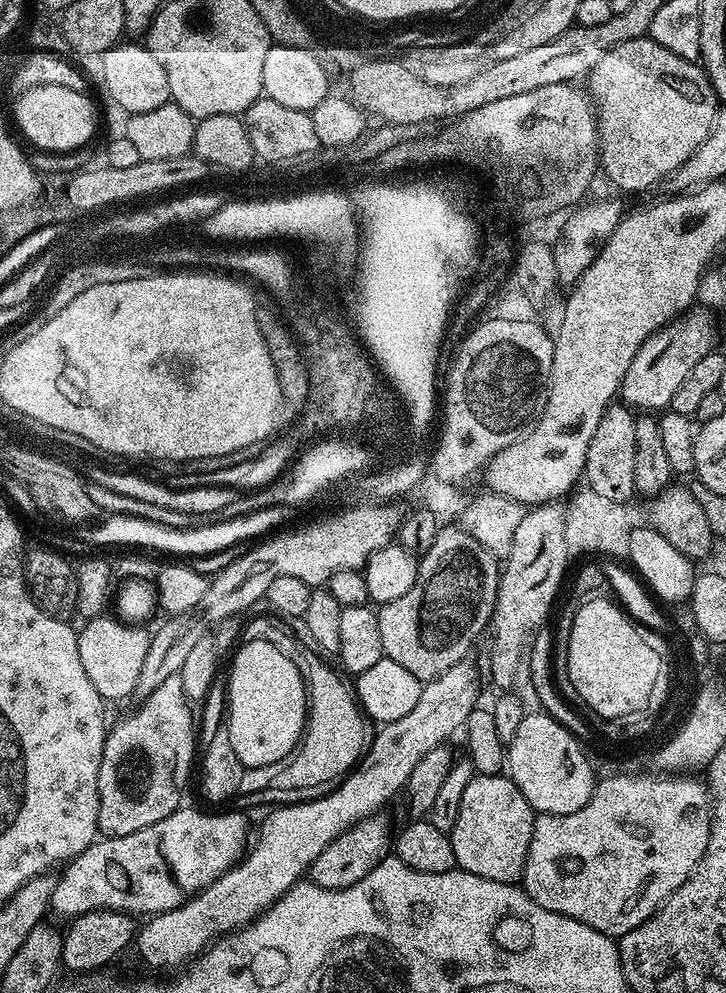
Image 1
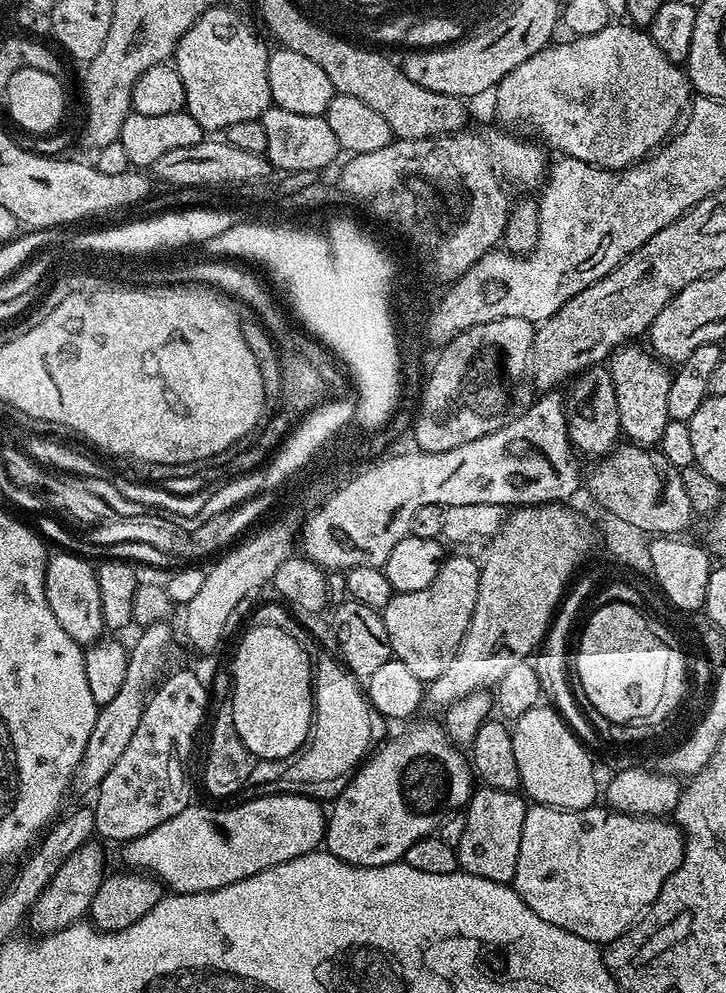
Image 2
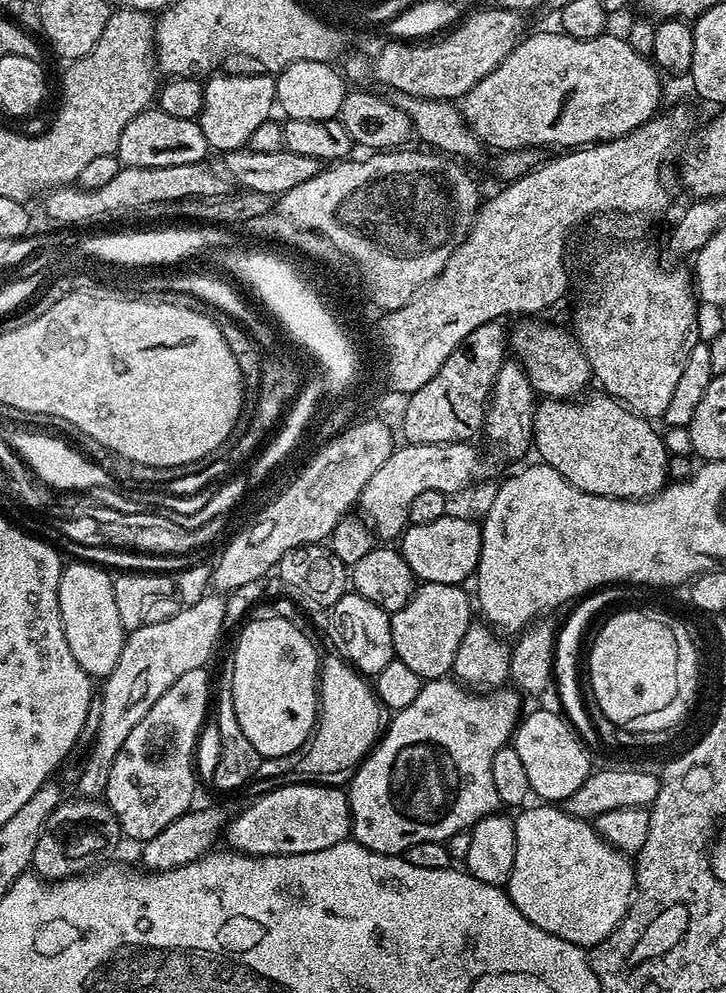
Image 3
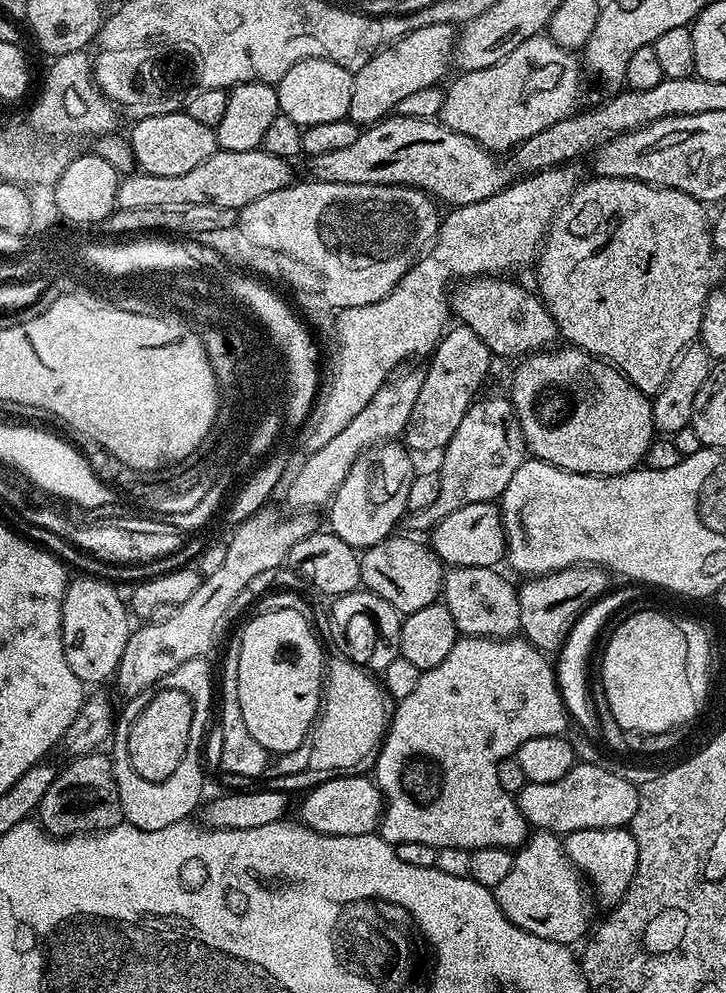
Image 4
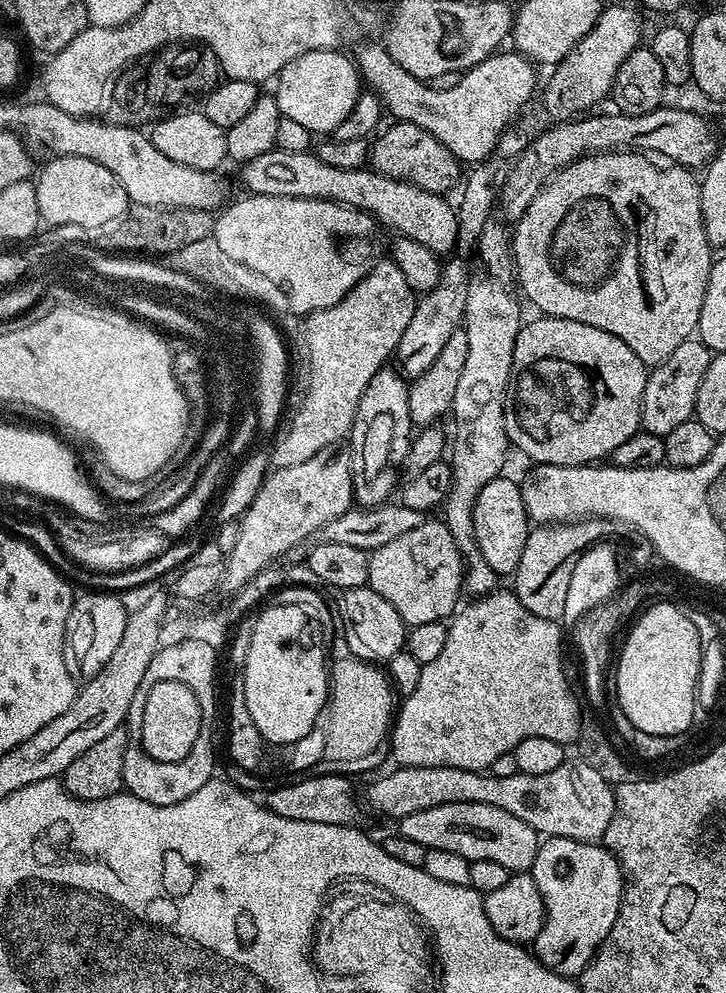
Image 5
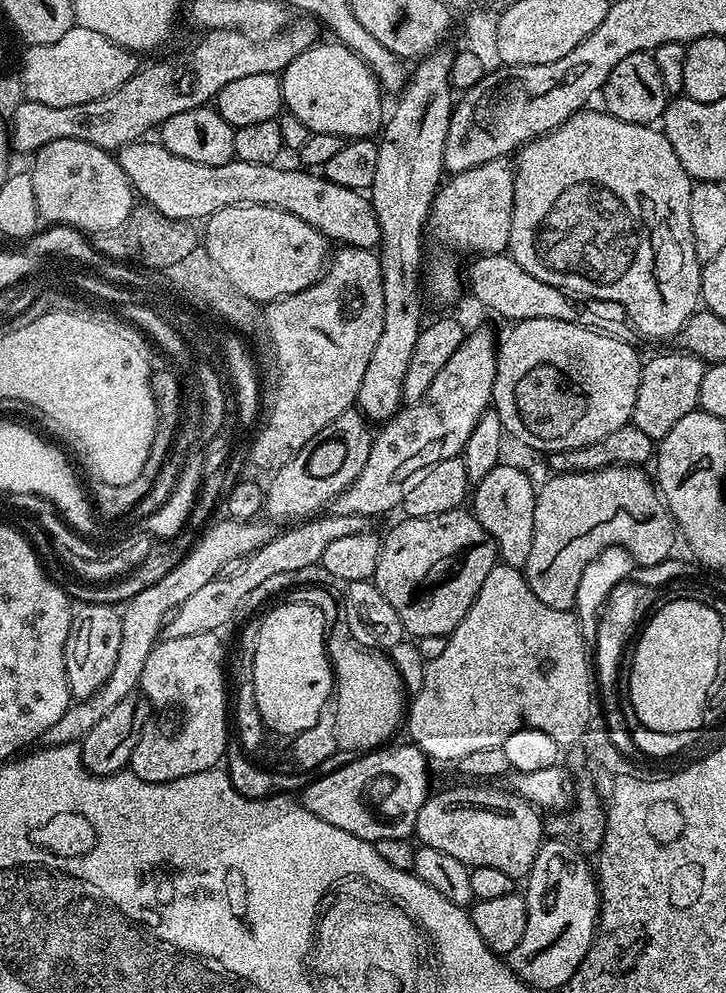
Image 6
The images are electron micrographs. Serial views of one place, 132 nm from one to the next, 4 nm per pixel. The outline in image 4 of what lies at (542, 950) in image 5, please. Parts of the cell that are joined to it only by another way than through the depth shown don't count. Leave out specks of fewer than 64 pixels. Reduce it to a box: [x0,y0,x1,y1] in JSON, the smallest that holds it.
[563,828,638,906]

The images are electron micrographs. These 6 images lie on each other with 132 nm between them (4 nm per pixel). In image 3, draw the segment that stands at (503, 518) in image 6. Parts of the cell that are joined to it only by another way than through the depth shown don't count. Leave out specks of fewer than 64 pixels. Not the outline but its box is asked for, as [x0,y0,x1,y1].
[398,514,482,585]

